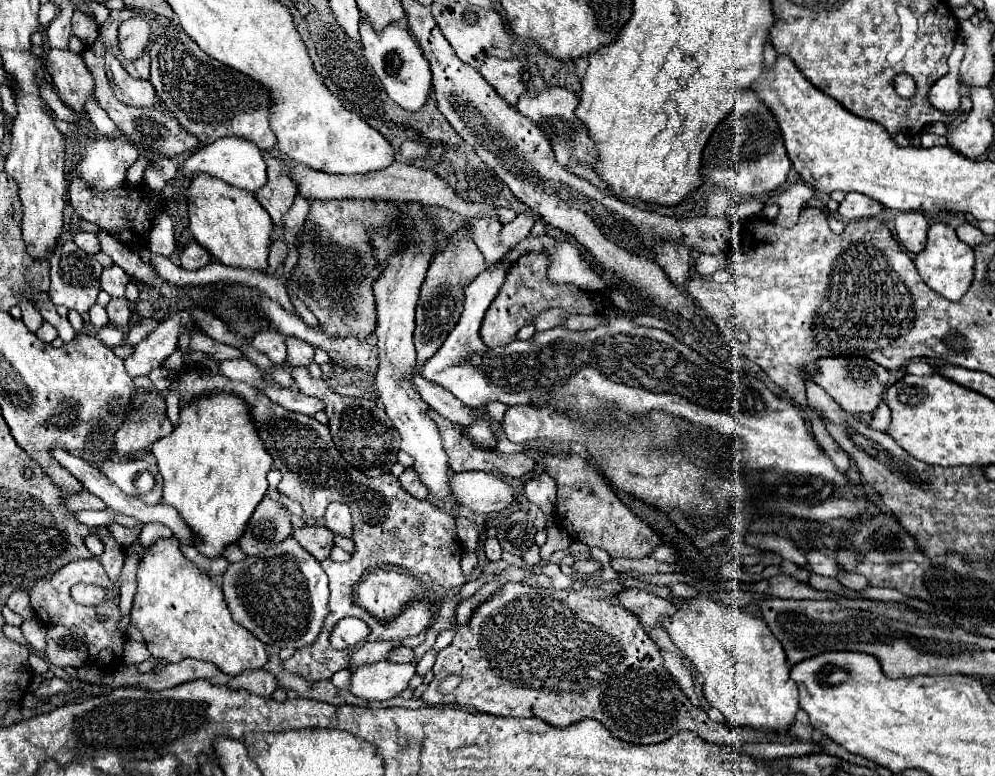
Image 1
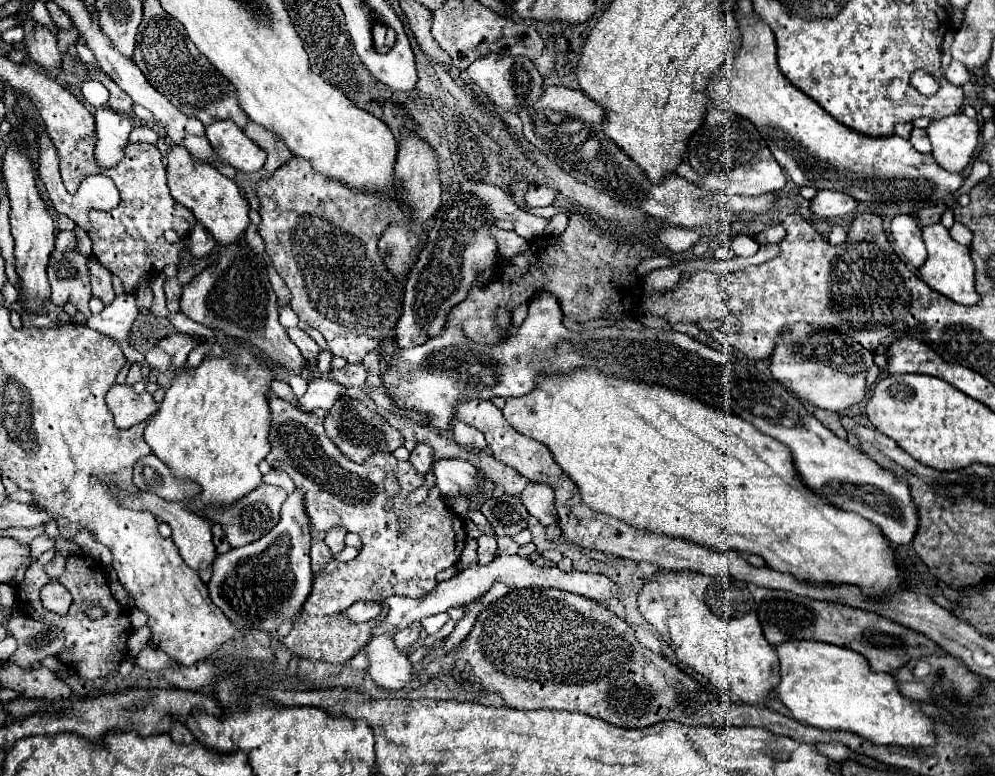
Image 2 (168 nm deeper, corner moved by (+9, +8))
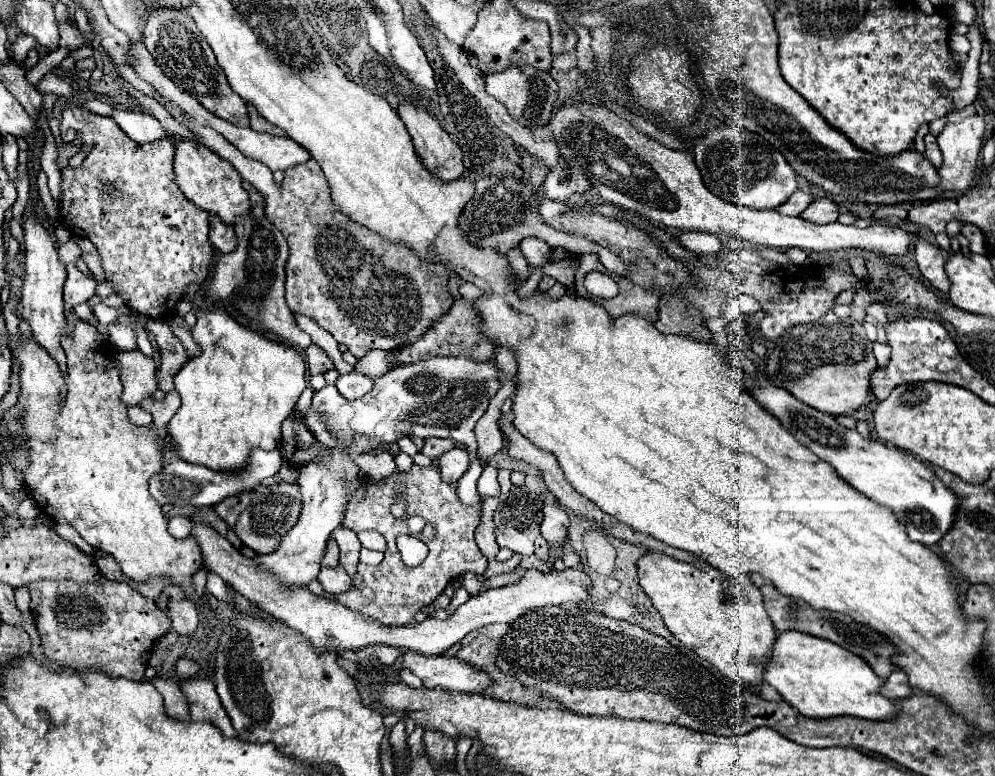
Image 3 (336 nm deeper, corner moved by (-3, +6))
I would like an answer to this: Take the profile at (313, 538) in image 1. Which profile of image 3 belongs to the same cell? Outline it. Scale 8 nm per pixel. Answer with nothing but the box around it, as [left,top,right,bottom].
[318,566,352,594]

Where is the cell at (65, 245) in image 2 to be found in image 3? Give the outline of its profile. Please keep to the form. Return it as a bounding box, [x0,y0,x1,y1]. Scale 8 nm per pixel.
[58,240,80,264]

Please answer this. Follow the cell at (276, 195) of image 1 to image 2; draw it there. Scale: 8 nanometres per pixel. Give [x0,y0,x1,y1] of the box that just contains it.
[244,122,292,180]

